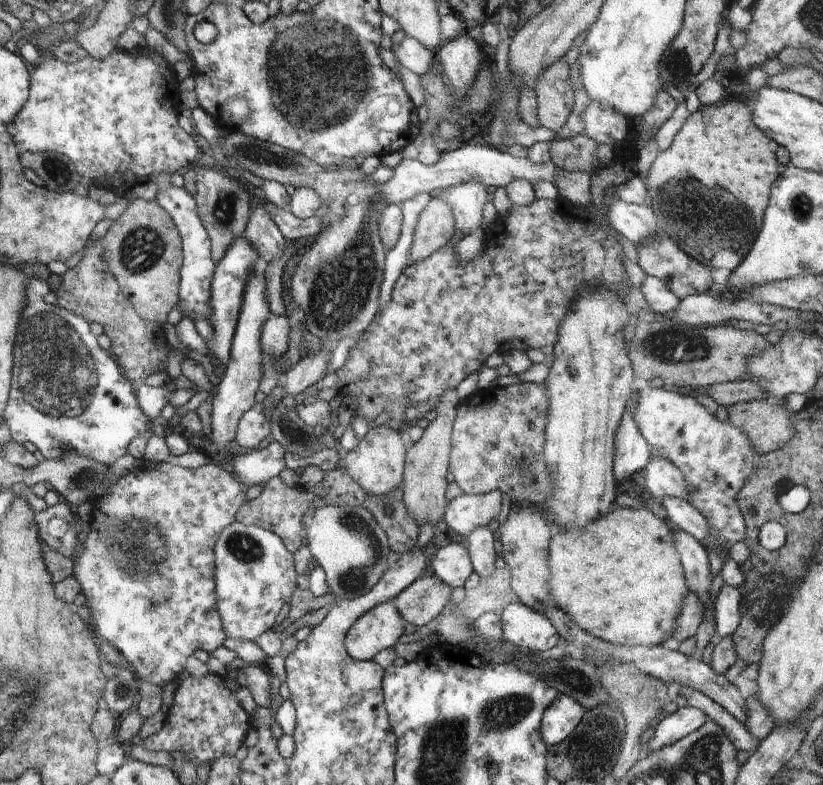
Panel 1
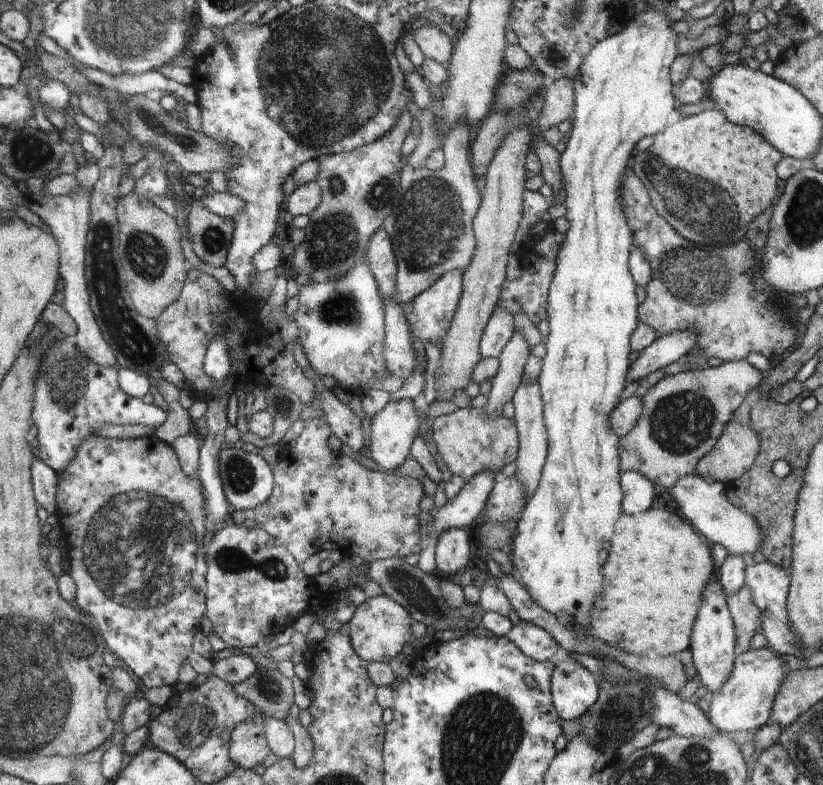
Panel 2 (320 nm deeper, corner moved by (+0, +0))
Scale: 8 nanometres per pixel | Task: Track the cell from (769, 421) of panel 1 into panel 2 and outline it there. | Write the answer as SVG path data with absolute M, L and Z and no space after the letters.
M732 420L725 424L712 450L698 461L694 474L729 485L752 468L759 450L755 430Z

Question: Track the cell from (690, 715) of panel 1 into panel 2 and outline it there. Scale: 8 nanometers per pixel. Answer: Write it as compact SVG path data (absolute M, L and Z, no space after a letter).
M769 646L749 648L743 654L735 656L730 678L715 693L709 695L711 706L706 712L707 717L723 734L734 731L755 732L768 724L773 700L789 672L785 662Z

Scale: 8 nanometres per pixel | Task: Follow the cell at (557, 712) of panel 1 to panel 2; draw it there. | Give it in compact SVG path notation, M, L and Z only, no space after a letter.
M566 652L555 659L551 695L562 720L582 716L598 700L599 679Z

